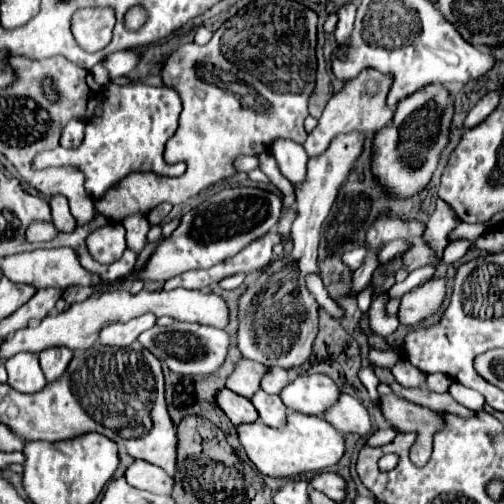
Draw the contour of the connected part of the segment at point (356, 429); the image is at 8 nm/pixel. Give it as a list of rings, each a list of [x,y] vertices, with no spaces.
[[[342,394],[338,396],[338,404],[334,408],[330,408],[330,412],[322,414],[322,418],[326,422],[330,422],[340,434],[370,434],[372,432],[372,424],[370,424],[370,416],[366,412],[366,408],[362,406],[360,400]]]

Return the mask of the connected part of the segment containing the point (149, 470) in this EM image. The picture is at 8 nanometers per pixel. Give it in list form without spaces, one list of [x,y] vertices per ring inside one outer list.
[[[134,460],[126,468],[124,478],[130,486],[140,488],[140,490],[148,490],[154,494],[170,494],[172,492],[172,478],[162,468],[156,468],[142,460]]]

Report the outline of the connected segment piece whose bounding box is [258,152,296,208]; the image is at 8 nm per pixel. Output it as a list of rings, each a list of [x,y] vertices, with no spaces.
[[[262,152],[258,154],[260,160],[260,170],[268,176],[268,180],[284,194],[284,205],[288,208],[295,208],[296,200],[294,200],[294,190],[292,190],[292,182],[280,172],[276,158],[270,152]]]

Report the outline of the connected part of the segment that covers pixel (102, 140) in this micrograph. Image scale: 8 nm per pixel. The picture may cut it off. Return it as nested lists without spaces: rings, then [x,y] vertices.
[[[110,82],[104,90],[104,101],[86,122],[85,136],[76,150],[62,146],[36,156],[34,168],[74,166],[86,176],[86,192],[96,200],[122,182],[132,172],[154,172],[158,176],[182,176],[186,164],[168,164],[164,160],[164,144],[178,128],[182,104],[176,91],[143,83],[118,86]]]

